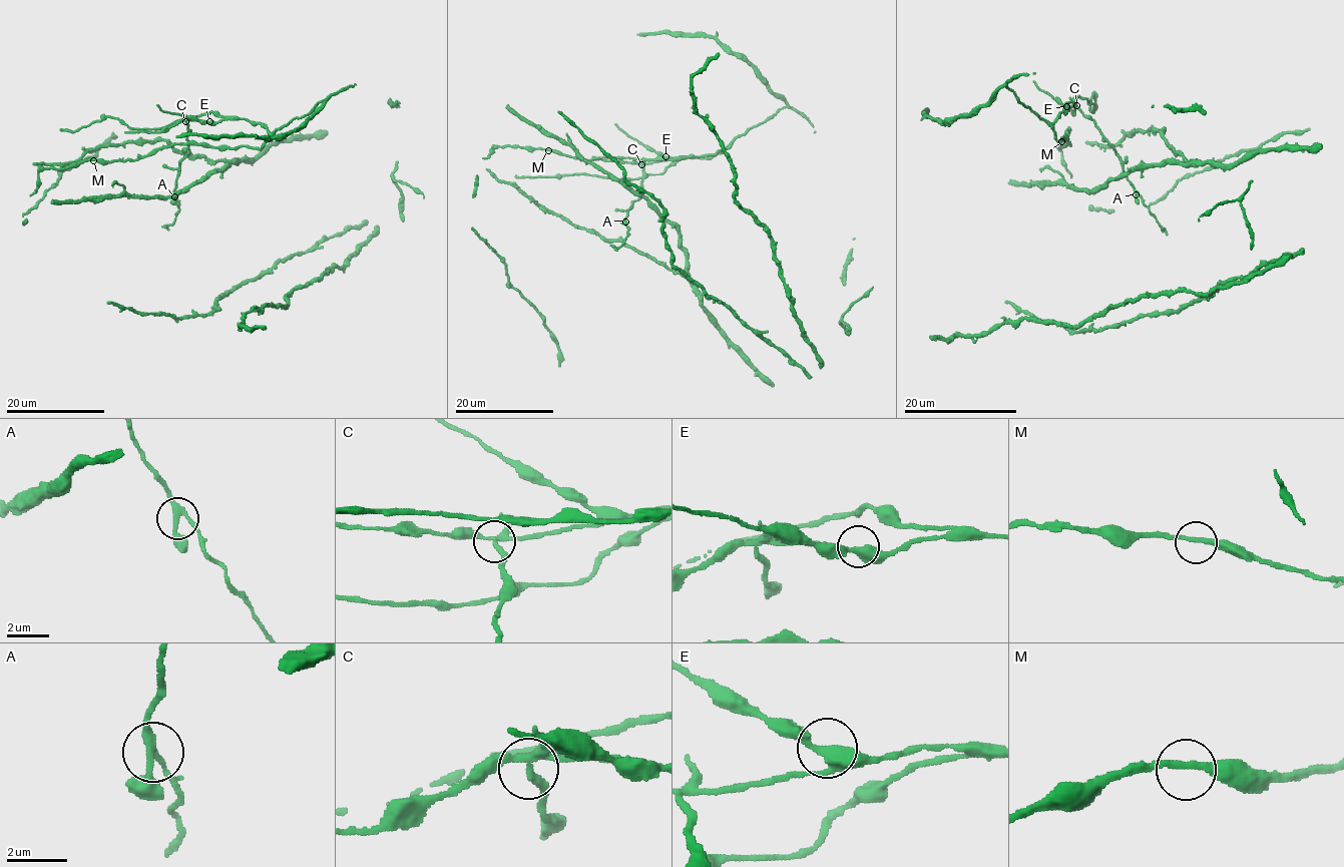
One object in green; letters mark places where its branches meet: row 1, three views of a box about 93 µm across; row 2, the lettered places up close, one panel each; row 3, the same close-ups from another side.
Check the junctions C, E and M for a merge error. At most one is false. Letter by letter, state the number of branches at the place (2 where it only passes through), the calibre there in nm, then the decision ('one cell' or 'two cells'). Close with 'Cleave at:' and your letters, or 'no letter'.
C: 4 branches meet; 240 nm thick; two cells
E: 3 branches meet; 360 nm thick; one cell
M: 2 branches meet; 240 nm thick; one cell
Cleave at: C

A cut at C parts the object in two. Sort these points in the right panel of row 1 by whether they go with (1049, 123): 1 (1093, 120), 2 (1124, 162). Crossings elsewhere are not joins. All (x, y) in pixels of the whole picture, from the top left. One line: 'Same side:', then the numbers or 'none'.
Same side: none

